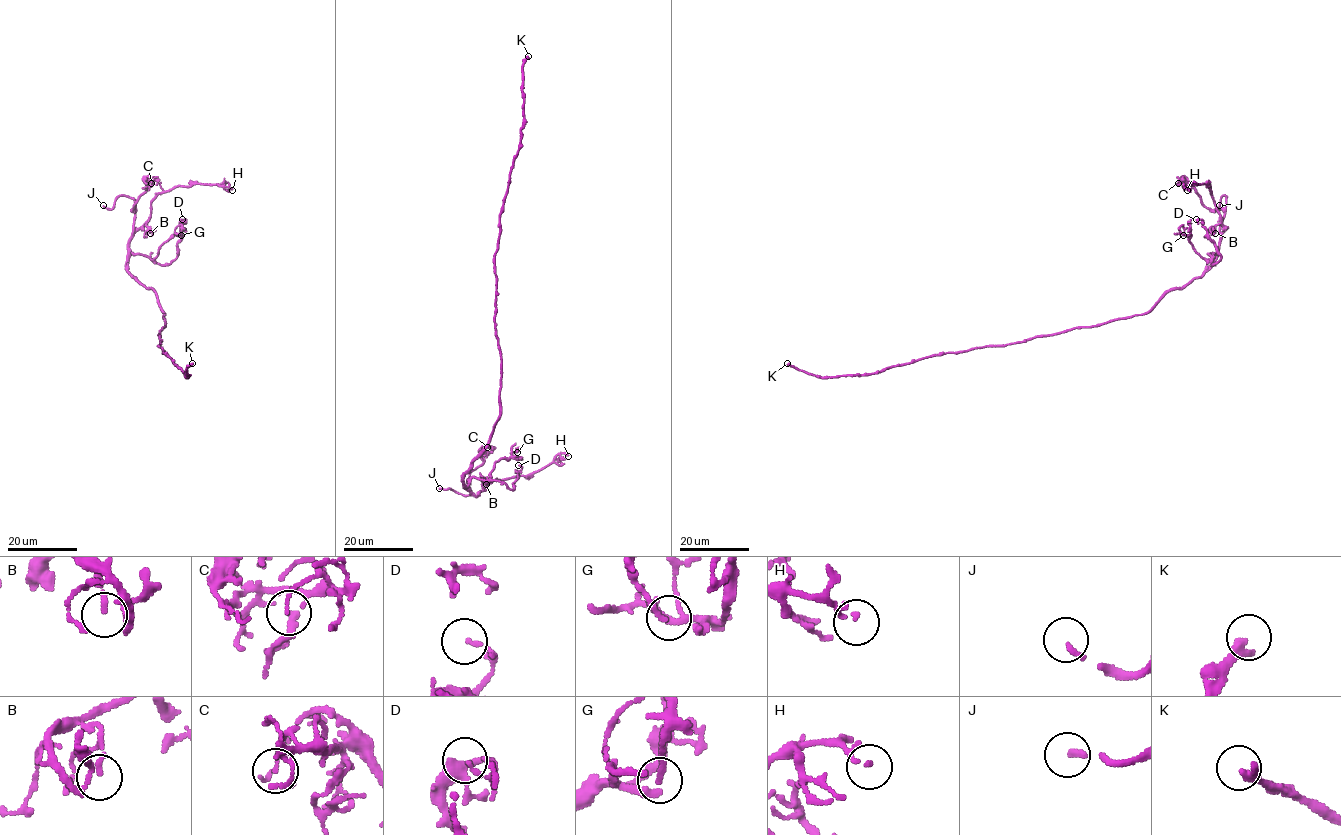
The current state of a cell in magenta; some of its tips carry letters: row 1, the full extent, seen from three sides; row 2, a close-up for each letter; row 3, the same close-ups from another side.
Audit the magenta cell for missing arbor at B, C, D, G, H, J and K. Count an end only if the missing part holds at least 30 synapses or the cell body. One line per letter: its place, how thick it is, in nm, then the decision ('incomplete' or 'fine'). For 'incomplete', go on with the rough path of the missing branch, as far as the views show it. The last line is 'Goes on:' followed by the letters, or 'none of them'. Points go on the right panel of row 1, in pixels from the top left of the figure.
B: (1215, 233) | 160 nm | fine
C: (1178, 183) | 90 nm | fine
D: (1196, 219) | 90 nm | fine
G: (1183, 235) | 120 nm | fine
H: (1187, 190) | 140 nm | fine
J: (1219, 205) | 160 nm | incomplete | (1219, 205), (1219, 193), (1203, 181), (1200, 173), (1203, 156), (1200, 157)
K: (787, 363) | 320 nm | incomplete
Goes on: J, K

